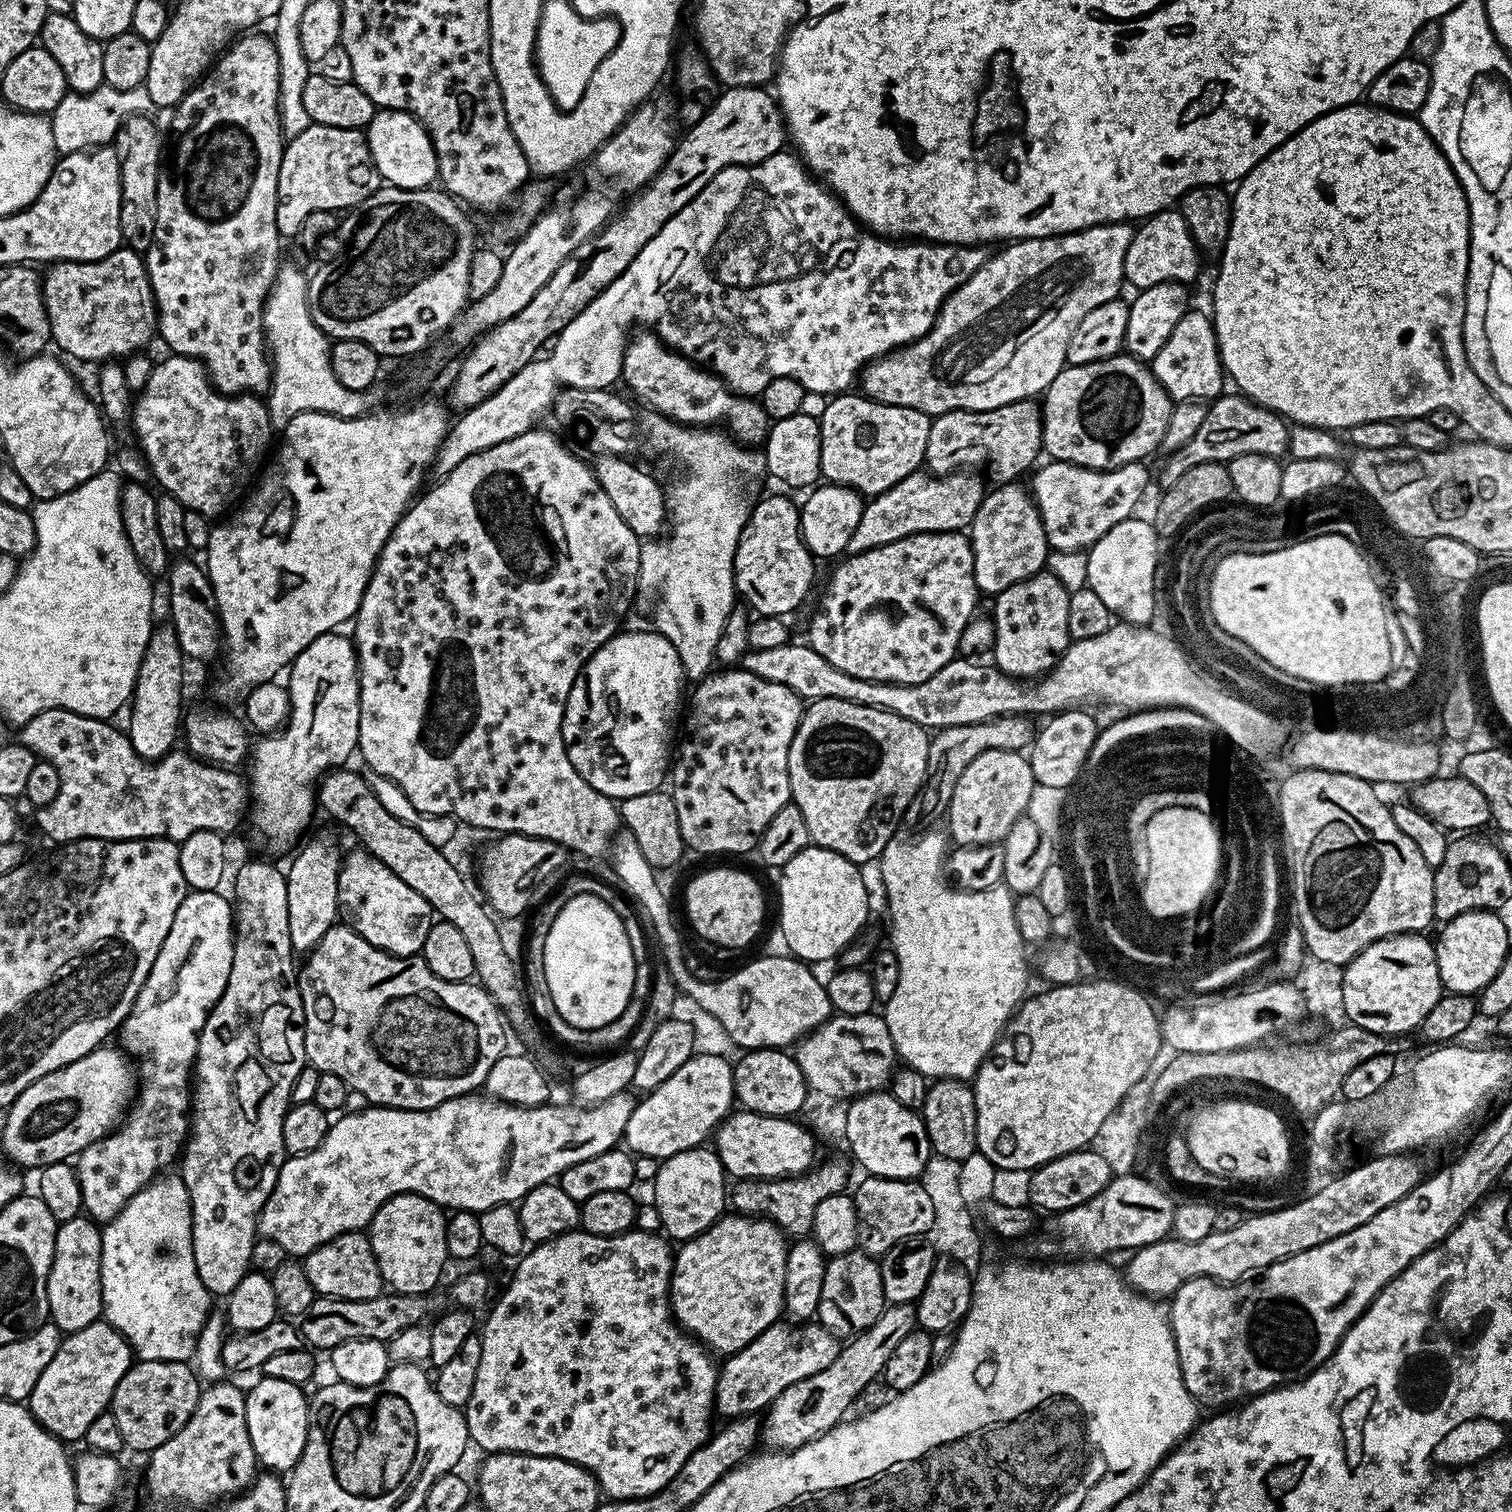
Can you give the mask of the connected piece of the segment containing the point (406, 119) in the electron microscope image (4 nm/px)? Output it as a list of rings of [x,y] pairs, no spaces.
[[[377,110],[366,129],[368,149],[381,181],[394,188],[426,188],[438,180],[438,158],[428,131],[409,112]]]

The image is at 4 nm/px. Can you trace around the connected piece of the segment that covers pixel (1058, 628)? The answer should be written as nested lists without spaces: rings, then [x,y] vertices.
[[[1046,570],[997,594],[992,608],[992,624],[996,629],[992,632],[991,659],[995,667],[1017,678],[1039,678],[1047,674],[1070,643],[1066,626],[1069,595],[1066,586]]]

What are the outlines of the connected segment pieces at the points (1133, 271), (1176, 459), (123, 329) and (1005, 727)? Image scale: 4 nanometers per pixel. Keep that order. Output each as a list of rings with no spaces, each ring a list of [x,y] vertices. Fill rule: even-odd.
[[[1178,210],[1156,212],[1133,231],[1130,246],[1126,246],[1124,279],[1129,285],[1133,284],[1133,289],[1136,290],[1143,290],[1166,282],[1176,282],[1188,286],[1200,272],[1200,258],[1202,258],[1202,252],[1191,236],[1191,230],[1188,229],[1186,222],[1183,220],[1182,213]]]
[[[1239,394],[1221,395],[1208,404],[1206,422],[1198,429],[1198,434],[1190,438],[1167,457],[1164,469],[1160,472],[1161,489],[1169,488],[1186,470],[1198,466],[1202,462],[1227,462],[1238,458],[1242,454],[1262,454],[1263,456],[1283,457],[1288,450],[1289,421],[1283,416],[1255,404],[1247,396]]]
[[[122,246],[101,260],[78,262],[61,260],[53,263],[43,273],[44,305],[50,318],[50,330],[55,347],[69,352],[76,360],[96,360],[95,362],[112,362],[117,358],[127,358],[134,352],[147,349],[152,336],[158,332],[156,299],[150,286],[144,257],[134,249]]]
[[[998,716],[985,724],[939,729],[931,737],[928,746],[928,776],[924,779],[924,787],[918,793],[914,812],[924,820],[930,819],[931,816],[943,817],[954,794],[954,782],[958,782],[962,770],[966,770],[966,766],[970,766],[970,762],[974,762],[974,758],[978,758],[978,754],[986,750],[1019,752],[1027,749],[1034,739],[1034,727],[1032,728],[1030,721],[1028,716]]]

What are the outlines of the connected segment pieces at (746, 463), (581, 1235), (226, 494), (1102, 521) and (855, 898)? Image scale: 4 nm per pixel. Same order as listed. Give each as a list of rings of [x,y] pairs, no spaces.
[[[648,414],[644,424],[642,420],[642,440],[645,440],[650,447],[658,452],[662,452],[666,456],[673,456],[678,463],[684,464],[684,472],[688,476],[684,476],[681,480],[676,480],[672,485],[666,488],[666,503],[668,506],[668,519],[670,527],[666,534],[661,535],[655,540],[649,540],[640,545],[640,579],[638,581],[638,592],[641,597],[645,596],[648,600],[656,600],[656,605],[652,608],[652,620],[655,631],[665,636],[674,646],[674,650],[678,650],[678,658],[684,667],[684,675],[689,681],[699,682],[713,671],[714,661],[716,660],[716,647],[718,646],[718,638],[722,634],[722,630],[726,626],[726,618],[731,614],[734,605],[738,600],[736,590],[736,579],[734,578],[734,554],[738,550],[738,542],[740,535],[744,529],[746,519],[746,509],[749,507],[748,500],[748,480],[747,476],[764,476],[766,469],[764,467],[763,455],[756,456],[751,447],[745,446],[732,439],[727,431],[721,430],[716,426],[689,426],[680,424],[676,420],[669,420],[668,417],[659,414]]]
[[[583,1230],[563,1232],[553,1240],[529,1247],[519,1257],[520,1265],[512,1276],[512,1281],[504,1288],[504,1293],[496,1300],[496,1305],[488,1312],[484,1332],[479,1333],[482,1342],[482,1362],[478,1366],[478,1379],[470,1402],[463,1409],[464,1420],[468,1424],[471,1443],[485,1448],[485,1453],[524,1452],[527,1456],[553,1456],[568,1460],[591,1472],[601,1493],[610,1500],[633,1500],[653,1496],[665,1488],[686,1466],[686,1458],[694,1454],[708,1440],[713,1431],[714,1401],[716,1398],[717,1365],[712,1365],[713,1357],[709,1349],[699,1340],[685,1334],[680,1325],[670,1315],[670,1283],[672,1280],[673,1249],[668,1249],[669,1241],[655,1232],[629,1230],[617,1236],[599,1236]]]
[[[168,354],[165,355],[165,357],[165,360],[162,361],[161,364],[159,361],[159,363],[153,367],[152,373],[150,374],[150,382],[146,382],[146,386],[142,389],[139,389],[138,395],[135,397],[134,403],[132,405],[132,415],[130,417],[130,428],[133,428],[133,430],[136,431],[137,442],[135,441],[135,443],[138,445],[139,451],[142,453],[144,461],[148,463],[148,470],[151,479],[153,481],[156,479],[157,482],[160,483],[162,487],[164,487],[161,489],[163,489],[167,495],[178,498],[178,502],[182,502],[182,506],[187,511],[197,512],[203,516],[215,518],[219,512],[225,511],[224,513],[227,513],[229,509],[231,509],[233,505],[235,505],[237,501],[239,501],[241,497],[245,495],[244,487],[246,487],[247,484],[251,482],[252,475],[254,475],[254,480],[258,469],[265,463],[266,457],[269,455],[268,443],[270,443],[272,440],[274,429],[272,427],[272,423],[270,422],[268,405],[263,399],[261,399],[259,395],[256,394],[228,395],[220,392],[213,386],[211,380],[209,380],[208,371],[204,369],[203,364],[191,356]]]
[[[1052,460],[1047,463],[1041,463],[1031,473],[1030,491],[1046,530],[1049,549],[1058,552],[1090,549],[1112,526],[1137,511],[1135,508],[1148,488],[1148,464],[1144,462],[1104,471],[1083,468],[1066,461]]]
[[[803,848],[779,873],[780,921],[787,951],[805,962],[832,960],[861,935],[868,920],[868,888],[859,867],[834,850]]]

